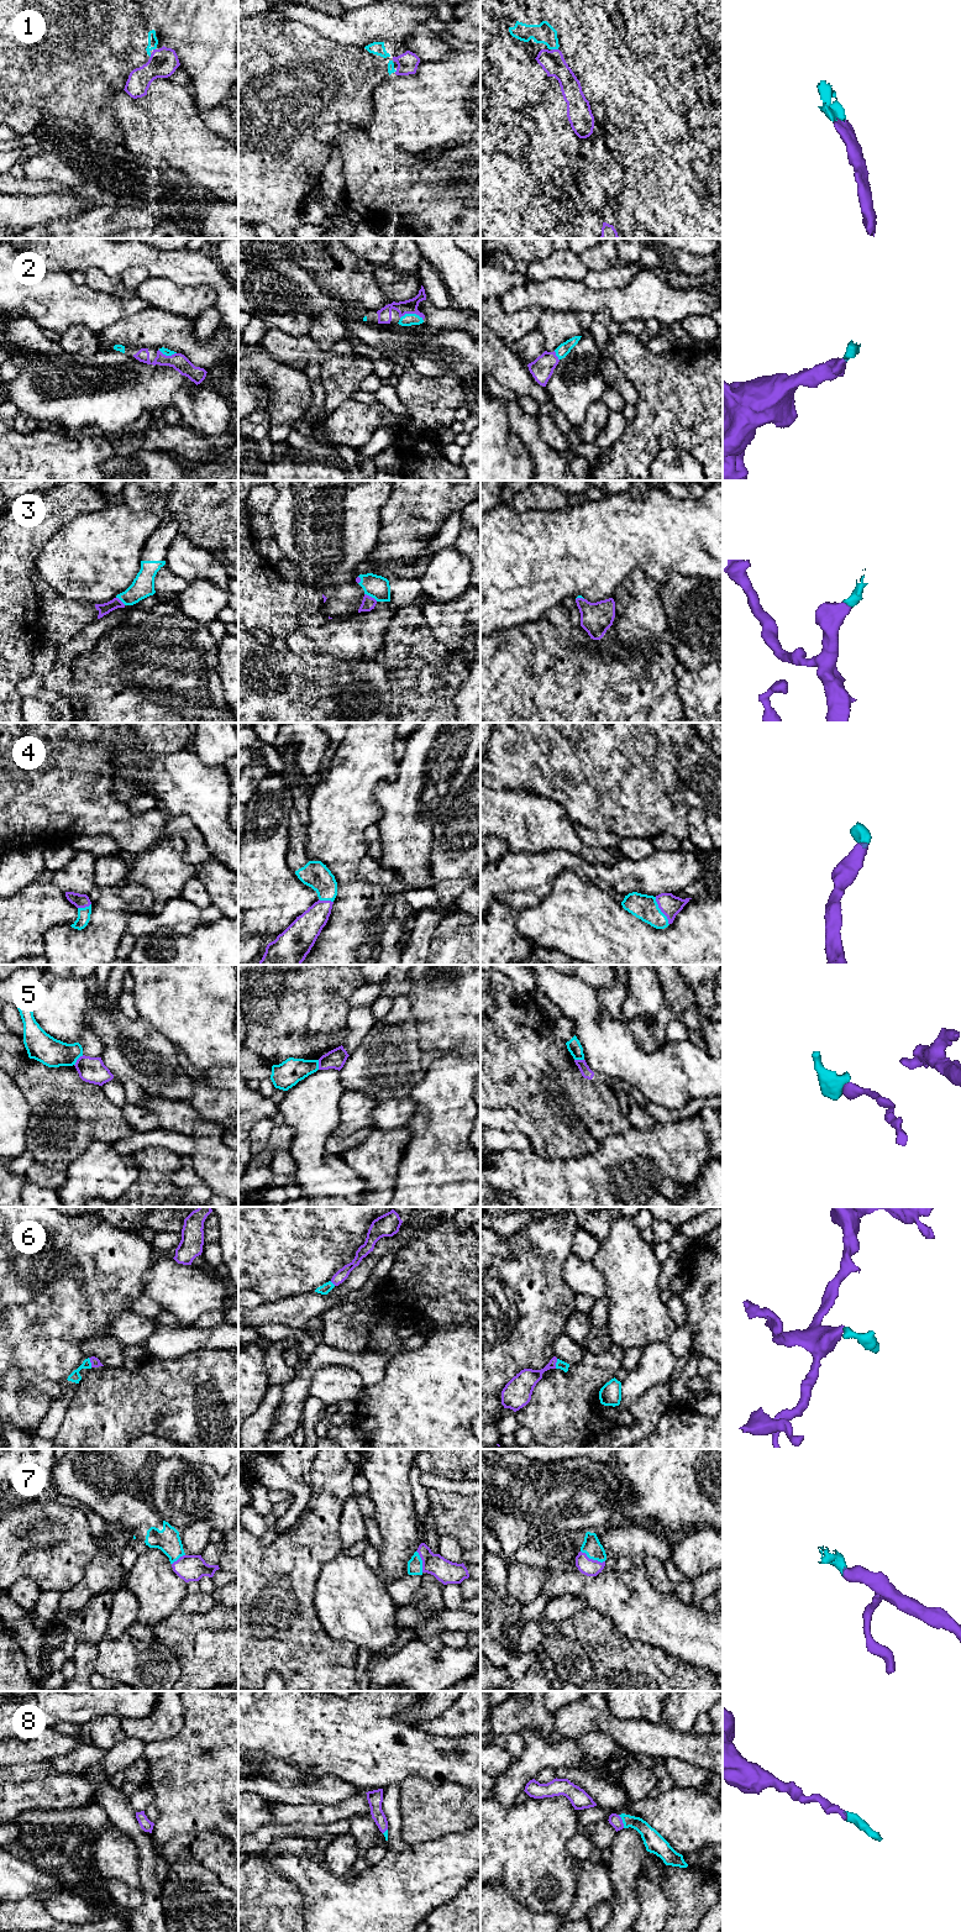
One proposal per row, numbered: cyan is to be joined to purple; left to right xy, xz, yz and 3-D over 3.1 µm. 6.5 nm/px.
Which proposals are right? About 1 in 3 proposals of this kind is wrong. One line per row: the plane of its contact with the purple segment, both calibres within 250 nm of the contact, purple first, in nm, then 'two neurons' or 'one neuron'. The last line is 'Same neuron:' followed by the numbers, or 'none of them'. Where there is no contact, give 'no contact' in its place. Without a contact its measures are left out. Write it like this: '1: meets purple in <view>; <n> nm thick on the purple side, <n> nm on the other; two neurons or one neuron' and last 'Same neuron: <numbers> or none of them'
1: meets purple in yz; 160 nm thick on the purple side, 130 nm on the other; one neuron
2: meets purple in xz; 100 nm thick on the purple side, 80 nm on the other; one neuron
3: meets purple in xz; 90 nm thick on the purple side, 150 nm on the other; one neuron
4: meets purple in yz; 140 nm thick on the purple side, 160 nm on the other; one neuron
5: meets purple in xy; 170 nm thick on the purple side, 190 nm on the other; two neurons
6: meets purple in xy; 60 nm thick on the purple side, 70 nm on the other; one neuron
7: meets purple in yz; 110 nm thick on the purple side, 120 nm on the other; one neuron
8: meets purple in yz; 80 nm thick on the purple side, 130 nm on the other; one neuron
Same neuron: 1, 2, 3, 4, 6, 7, 8

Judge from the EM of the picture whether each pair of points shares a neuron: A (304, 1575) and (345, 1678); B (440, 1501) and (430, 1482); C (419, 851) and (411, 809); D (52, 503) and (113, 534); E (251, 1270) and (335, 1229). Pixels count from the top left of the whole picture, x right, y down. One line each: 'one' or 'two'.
A: one
B: two
C: one
D: two
E: one

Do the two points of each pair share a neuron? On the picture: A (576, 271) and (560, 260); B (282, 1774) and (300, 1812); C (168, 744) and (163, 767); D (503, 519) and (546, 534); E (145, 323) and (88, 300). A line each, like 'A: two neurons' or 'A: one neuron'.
A: one neuron
B: two neurons
C: two neurons
D: one neuron
E: two neurons

